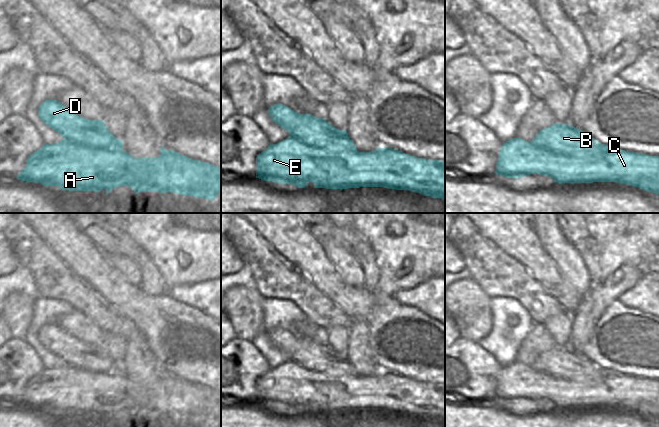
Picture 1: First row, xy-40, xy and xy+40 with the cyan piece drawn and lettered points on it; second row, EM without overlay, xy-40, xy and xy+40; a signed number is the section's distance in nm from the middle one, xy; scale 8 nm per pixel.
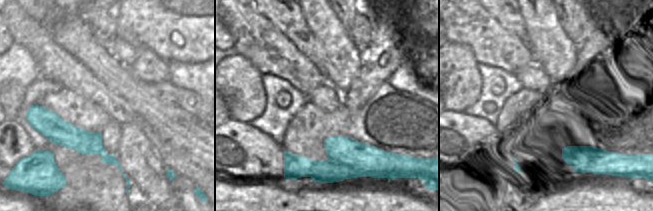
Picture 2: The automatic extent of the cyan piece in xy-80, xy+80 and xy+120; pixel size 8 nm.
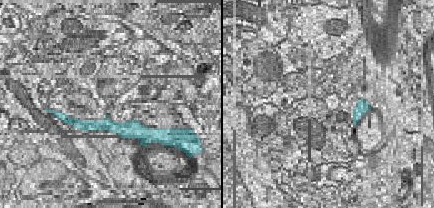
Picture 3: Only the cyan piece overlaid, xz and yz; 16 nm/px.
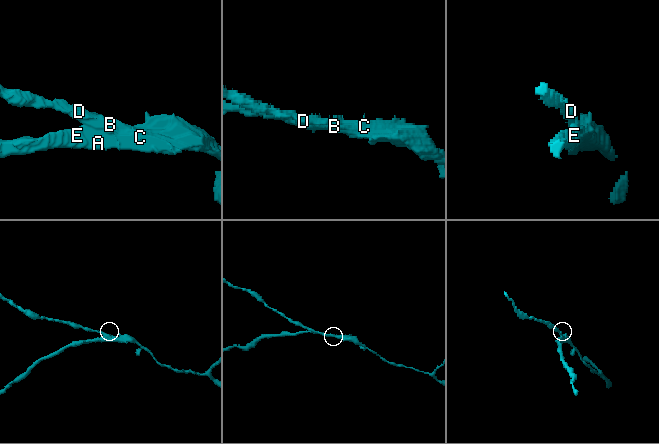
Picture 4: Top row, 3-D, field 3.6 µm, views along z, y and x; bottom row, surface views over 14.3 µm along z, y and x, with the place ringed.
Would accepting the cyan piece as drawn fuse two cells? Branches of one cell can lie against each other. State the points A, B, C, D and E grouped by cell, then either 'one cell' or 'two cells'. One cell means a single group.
A C E / B D; two cells

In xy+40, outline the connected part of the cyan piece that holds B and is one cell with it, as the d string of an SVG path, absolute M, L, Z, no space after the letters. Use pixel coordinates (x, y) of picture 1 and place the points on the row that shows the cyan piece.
M555 123L540 130L530 142L567 156L603 158L605 154L623 154L625 150L607 146L569 124Z

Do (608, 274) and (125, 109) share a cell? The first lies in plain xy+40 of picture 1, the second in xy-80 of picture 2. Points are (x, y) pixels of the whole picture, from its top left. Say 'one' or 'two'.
two

